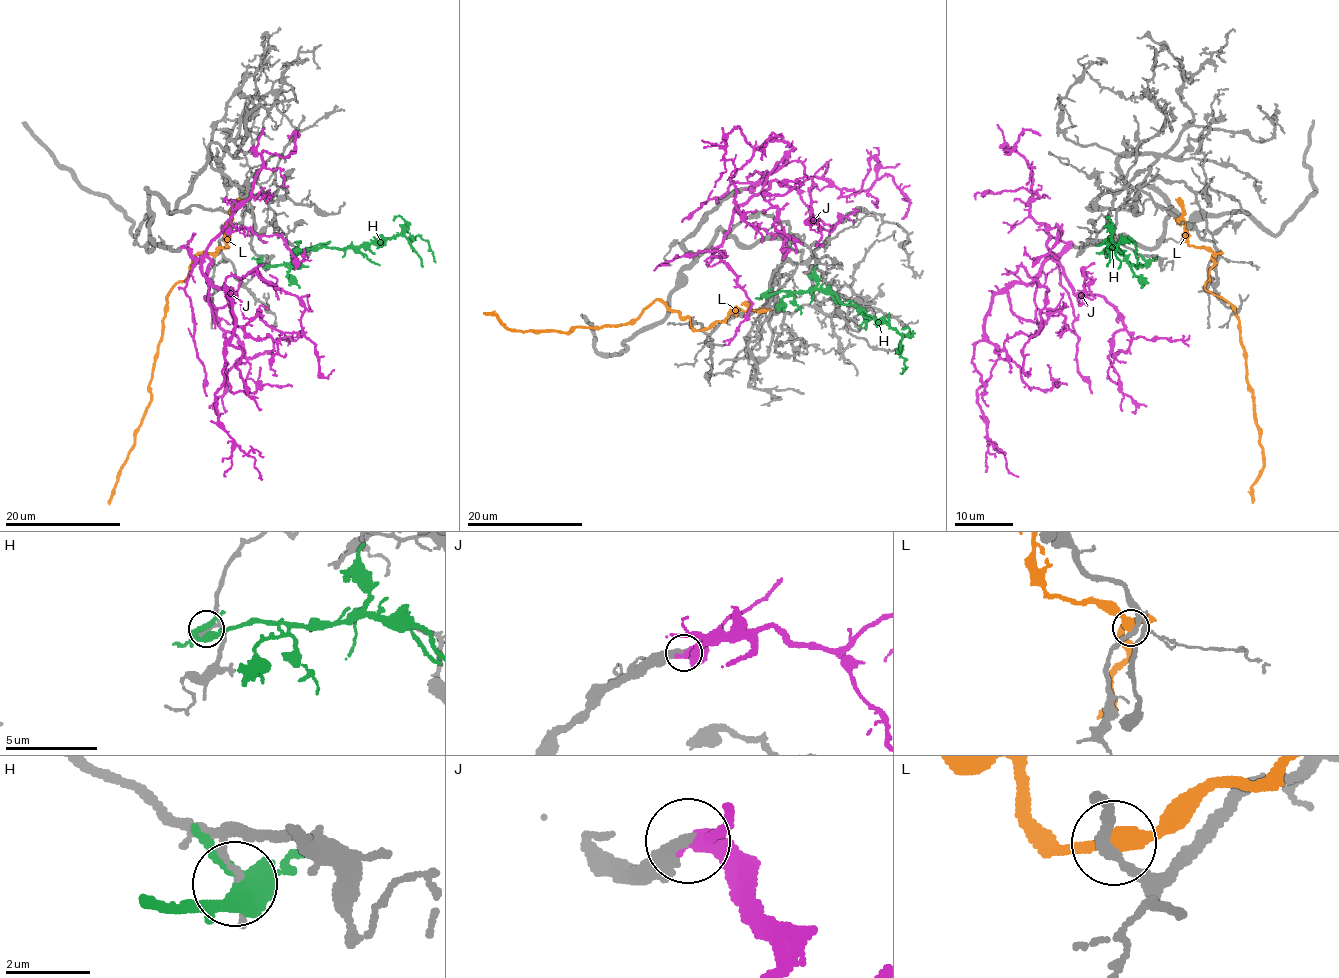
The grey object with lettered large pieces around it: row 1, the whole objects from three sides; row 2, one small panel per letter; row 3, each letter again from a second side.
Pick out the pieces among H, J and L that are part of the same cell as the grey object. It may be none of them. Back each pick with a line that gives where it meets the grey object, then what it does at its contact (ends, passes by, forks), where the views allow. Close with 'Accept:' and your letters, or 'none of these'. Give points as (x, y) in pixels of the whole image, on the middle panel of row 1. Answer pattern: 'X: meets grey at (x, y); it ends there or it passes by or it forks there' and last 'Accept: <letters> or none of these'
J: meets grey at (747, 188); it passes by
Accept: J

